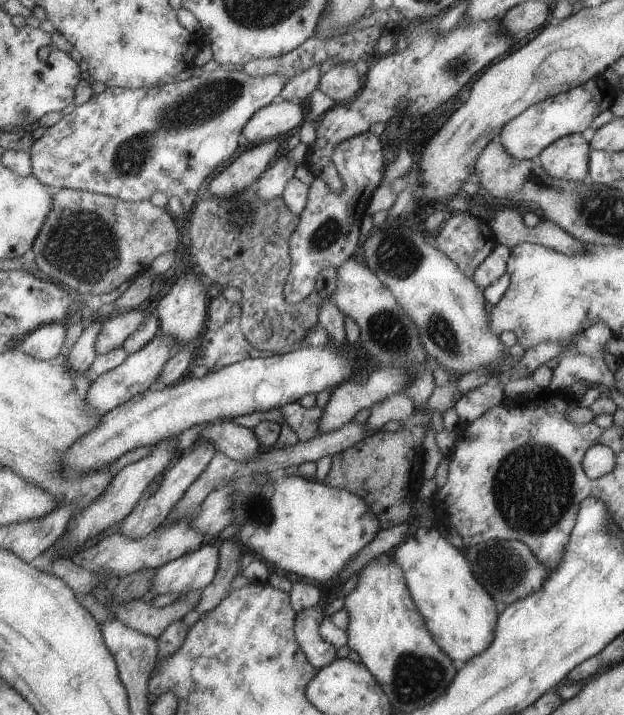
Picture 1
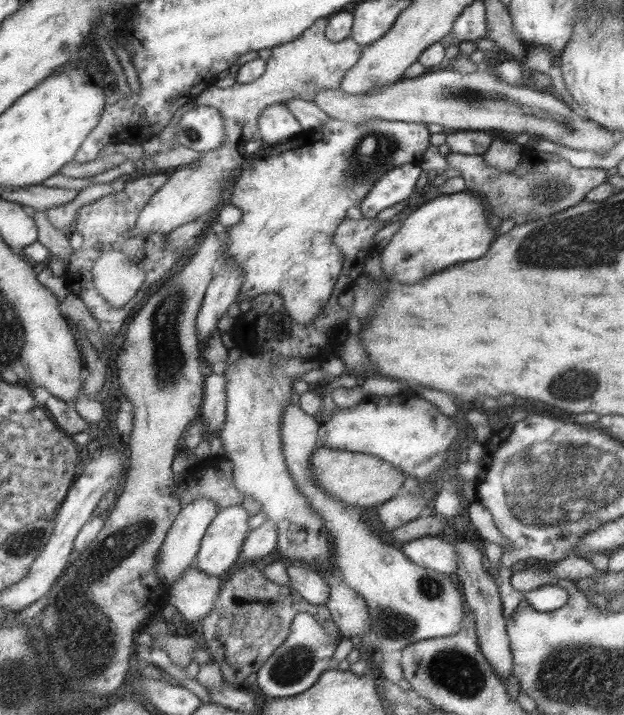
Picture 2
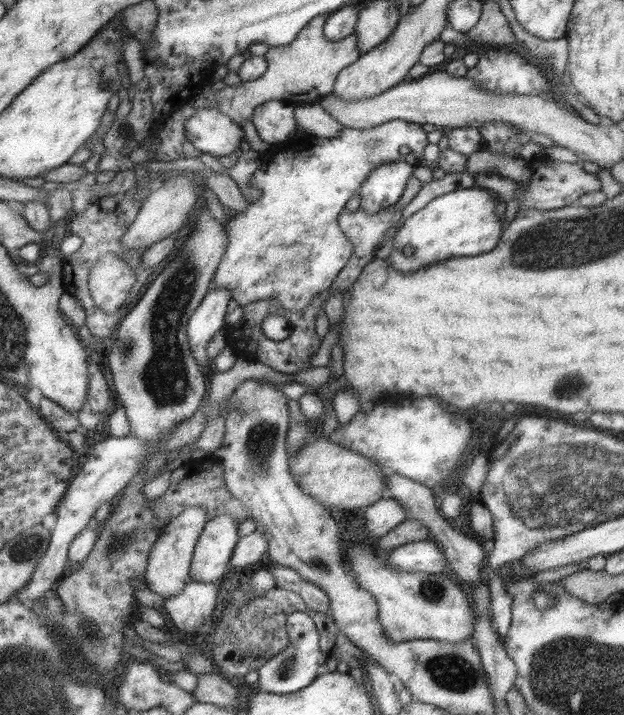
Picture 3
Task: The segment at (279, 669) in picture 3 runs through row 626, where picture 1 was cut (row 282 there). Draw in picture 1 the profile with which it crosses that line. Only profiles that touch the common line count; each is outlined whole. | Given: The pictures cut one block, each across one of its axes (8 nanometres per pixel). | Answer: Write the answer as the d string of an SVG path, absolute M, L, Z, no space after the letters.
M369 131L341 141L333 149L330 160L332 169L338 172L341 179L342 189L340 193L333 192L317 177L308 184L305 208L300 212L297 226L288 240L290 269L284 284L284 297L288 303L298 303L307 297L314 289L316 276L323 270L337 268L355 256L360 222L370 195L383 178L386 166L378 137Z

